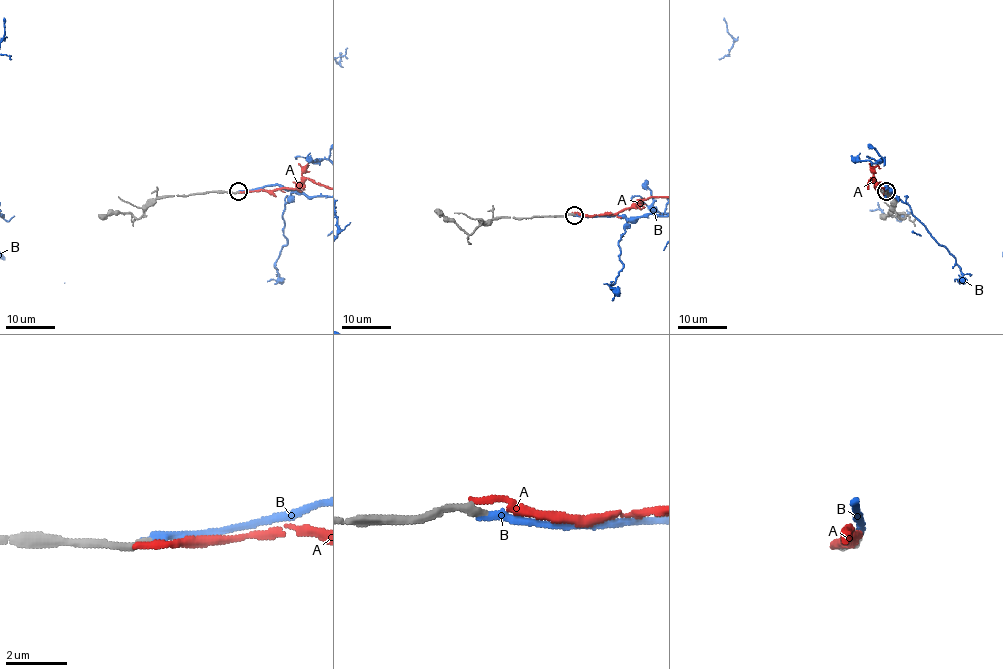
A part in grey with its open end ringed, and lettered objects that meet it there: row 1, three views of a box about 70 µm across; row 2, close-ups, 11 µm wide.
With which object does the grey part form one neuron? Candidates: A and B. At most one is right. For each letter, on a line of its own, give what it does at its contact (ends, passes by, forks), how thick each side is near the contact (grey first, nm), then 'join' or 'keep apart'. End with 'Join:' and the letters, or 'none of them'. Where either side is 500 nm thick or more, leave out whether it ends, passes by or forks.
A: it ends | 280/220 nm | keep apart
B: it ends | 280/280 nm | join
Join: B

